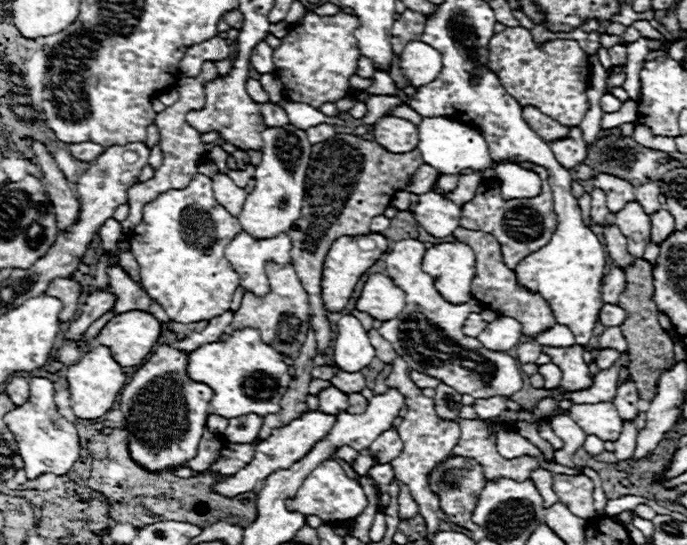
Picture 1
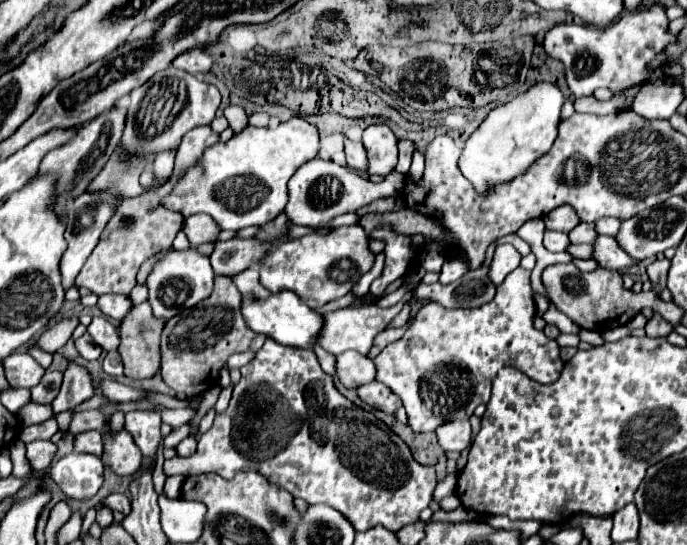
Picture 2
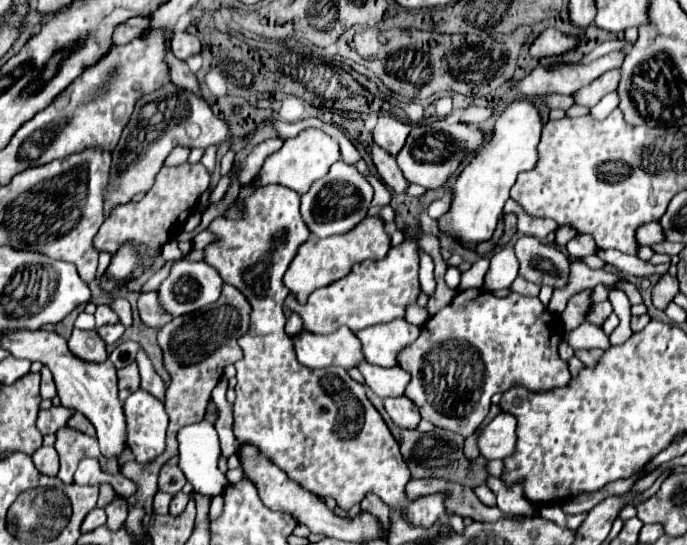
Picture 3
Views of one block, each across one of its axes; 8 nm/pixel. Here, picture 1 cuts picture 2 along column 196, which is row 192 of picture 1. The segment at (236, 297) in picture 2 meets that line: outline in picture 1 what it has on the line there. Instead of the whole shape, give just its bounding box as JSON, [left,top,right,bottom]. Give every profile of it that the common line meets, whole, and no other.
[288,134,424,354]

